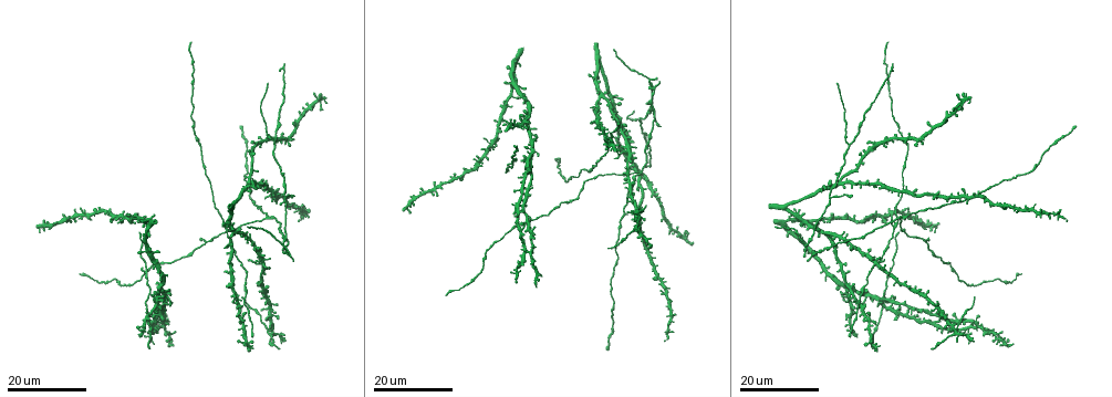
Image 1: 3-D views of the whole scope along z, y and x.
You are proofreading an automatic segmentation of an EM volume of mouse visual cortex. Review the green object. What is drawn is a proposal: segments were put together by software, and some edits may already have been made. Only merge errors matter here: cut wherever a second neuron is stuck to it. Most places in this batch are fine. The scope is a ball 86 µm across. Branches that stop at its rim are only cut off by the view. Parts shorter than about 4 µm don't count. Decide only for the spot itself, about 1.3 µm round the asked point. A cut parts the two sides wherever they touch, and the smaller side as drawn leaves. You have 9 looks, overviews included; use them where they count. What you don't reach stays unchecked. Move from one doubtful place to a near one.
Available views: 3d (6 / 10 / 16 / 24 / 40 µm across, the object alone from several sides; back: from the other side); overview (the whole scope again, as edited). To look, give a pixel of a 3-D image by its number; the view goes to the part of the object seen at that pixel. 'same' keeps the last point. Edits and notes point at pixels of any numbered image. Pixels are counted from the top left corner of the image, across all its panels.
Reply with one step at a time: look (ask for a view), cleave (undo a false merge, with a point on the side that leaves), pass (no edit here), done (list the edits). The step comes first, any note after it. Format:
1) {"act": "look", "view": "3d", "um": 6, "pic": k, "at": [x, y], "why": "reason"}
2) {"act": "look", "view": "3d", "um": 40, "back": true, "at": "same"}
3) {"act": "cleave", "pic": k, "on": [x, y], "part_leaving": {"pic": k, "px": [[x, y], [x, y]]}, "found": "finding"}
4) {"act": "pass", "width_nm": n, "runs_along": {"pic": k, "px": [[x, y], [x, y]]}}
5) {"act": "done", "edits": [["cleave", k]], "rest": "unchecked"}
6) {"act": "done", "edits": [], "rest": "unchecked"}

{"act": "look", "view": "3d", "um": 24, "pic": 1, "at": [275, 144], "why": "three-way junction"}

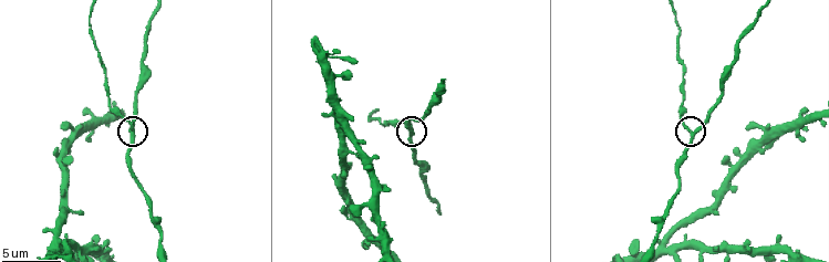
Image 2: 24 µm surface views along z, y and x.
{"act": "look", "view": "3d", "um": 6, "pic": 2, "at": [130, 133]}

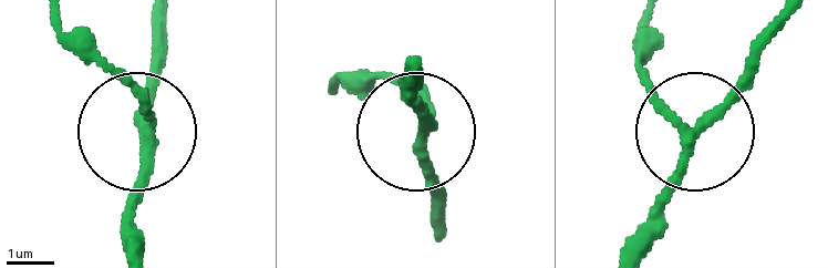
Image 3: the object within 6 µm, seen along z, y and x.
{"act": "pass", "runs_along": {"pic": 3, "px": [[137, 246], [145, 103], [94, 48]]}, "found": "one neuron here"}

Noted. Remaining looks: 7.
{"act": "look", "view": "3d", "um": 24, "pic": 1, "at": [286, 197], "why": "branch point"}

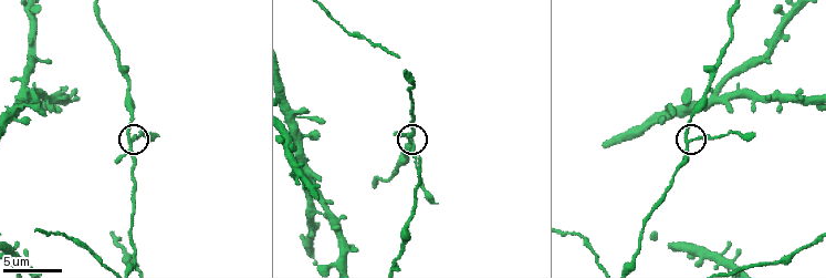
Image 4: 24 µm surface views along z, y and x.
{"act": "look", "view": "3d", "um": 10, "pic": 4, "at": [686, 140]}

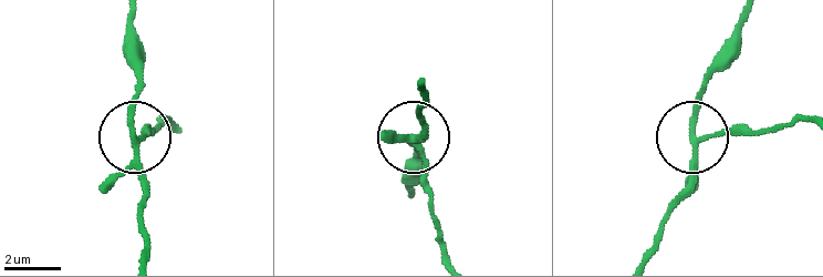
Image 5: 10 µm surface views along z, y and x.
{"act": "pass", "width_nm": 190, "runs_along": {"pic": 5, "px": [[644, 255], [689, 176], [694, 139], [768, 133]]}, "found": "all the same neuron"}

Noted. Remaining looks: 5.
{"act": "look", "view": "3d", "um": 24, "pic": 1, "at": [638, 173], "why": "three arms meet"}

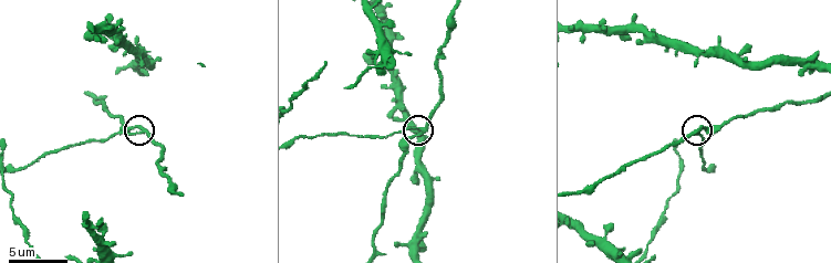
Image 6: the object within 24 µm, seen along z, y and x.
{"act": "look", "view": "3d", "um": 6, "pic": 6, "at": [143, 132]}

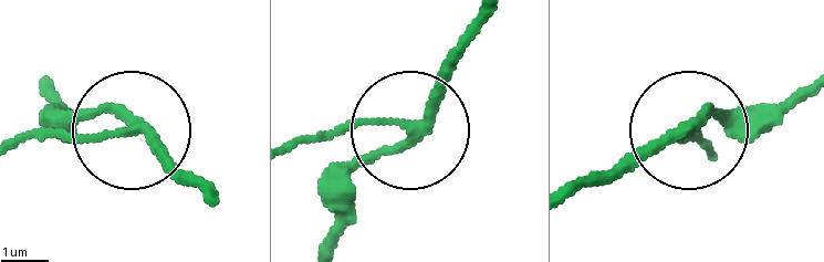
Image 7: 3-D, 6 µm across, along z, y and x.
{"act": "pass", "width_nm": 180, "runs_along": {"pic": 7, "px": [[13, 146], [124, 126], [53, 106]]}, "found": "continuous, no second neuron"}

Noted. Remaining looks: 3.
{"act": "look", "view": "3d", "um": 24, "pic": 1, "at": [894, 225], "why": "two arms in line, one across"}

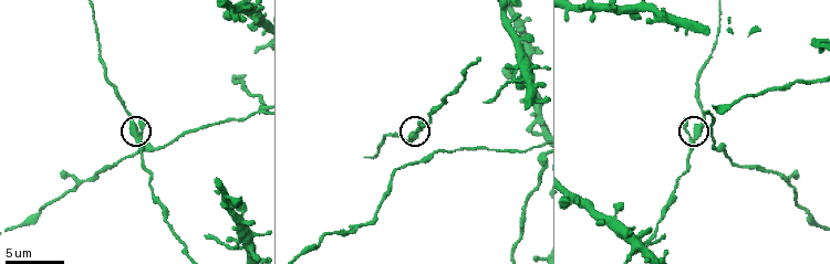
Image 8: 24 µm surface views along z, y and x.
{"act": "look", "view": "3d", "um": 6, "pic": 8, "at": [134, 134]}

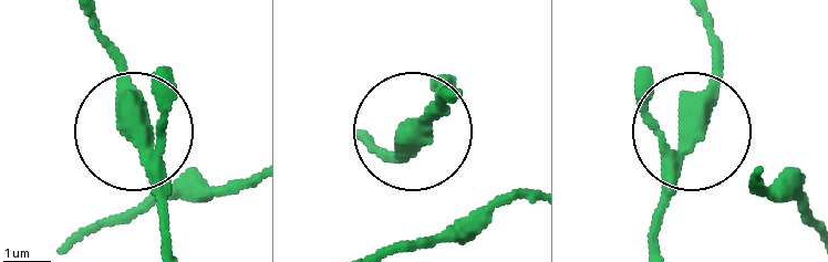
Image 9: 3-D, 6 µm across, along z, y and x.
{"act": "pass", "width_nm": 350, "runs_along": {"pic": 9, "px": [[809, 209], [702, 138], [718, 59], [706, 11]]}, "found": "continuous, no second neuron"}

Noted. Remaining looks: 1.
{"act": "done", "edits": [], "rest": "unchecked"}

